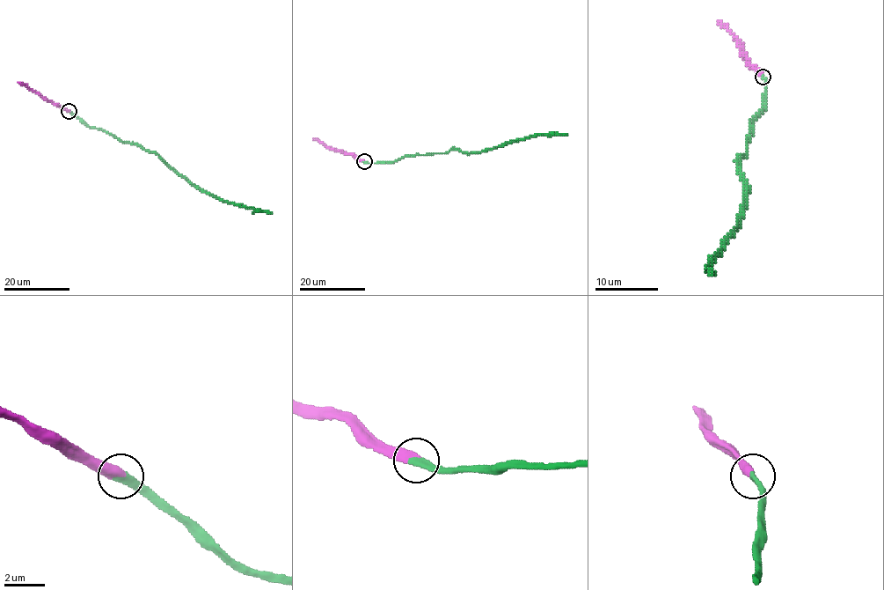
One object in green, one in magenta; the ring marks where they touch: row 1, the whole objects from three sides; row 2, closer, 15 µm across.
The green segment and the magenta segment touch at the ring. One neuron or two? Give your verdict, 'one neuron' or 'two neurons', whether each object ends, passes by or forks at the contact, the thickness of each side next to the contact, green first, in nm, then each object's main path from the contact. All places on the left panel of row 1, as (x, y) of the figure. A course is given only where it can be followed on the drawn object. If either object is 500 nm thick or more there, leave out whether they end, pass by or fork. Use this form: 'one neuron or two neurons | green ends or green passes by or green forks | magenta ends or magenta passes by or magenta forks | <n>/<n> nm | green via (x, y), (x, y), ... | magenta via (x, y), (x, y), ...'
one neuron | green ends | magenta ends | 380/480 nm | green via (69, 111), (89, 126), (153, 151), (203, 190), (224, 201), (271, 213) | magenta via (69, 111), (45, 100), (18, 83)

